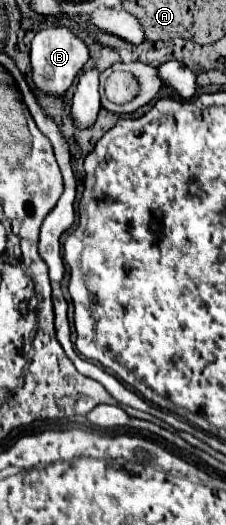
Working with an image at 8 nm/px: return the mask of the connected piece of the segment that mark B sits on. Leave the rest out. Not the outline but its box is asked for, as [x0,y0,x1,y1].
[30,26,88,96]

